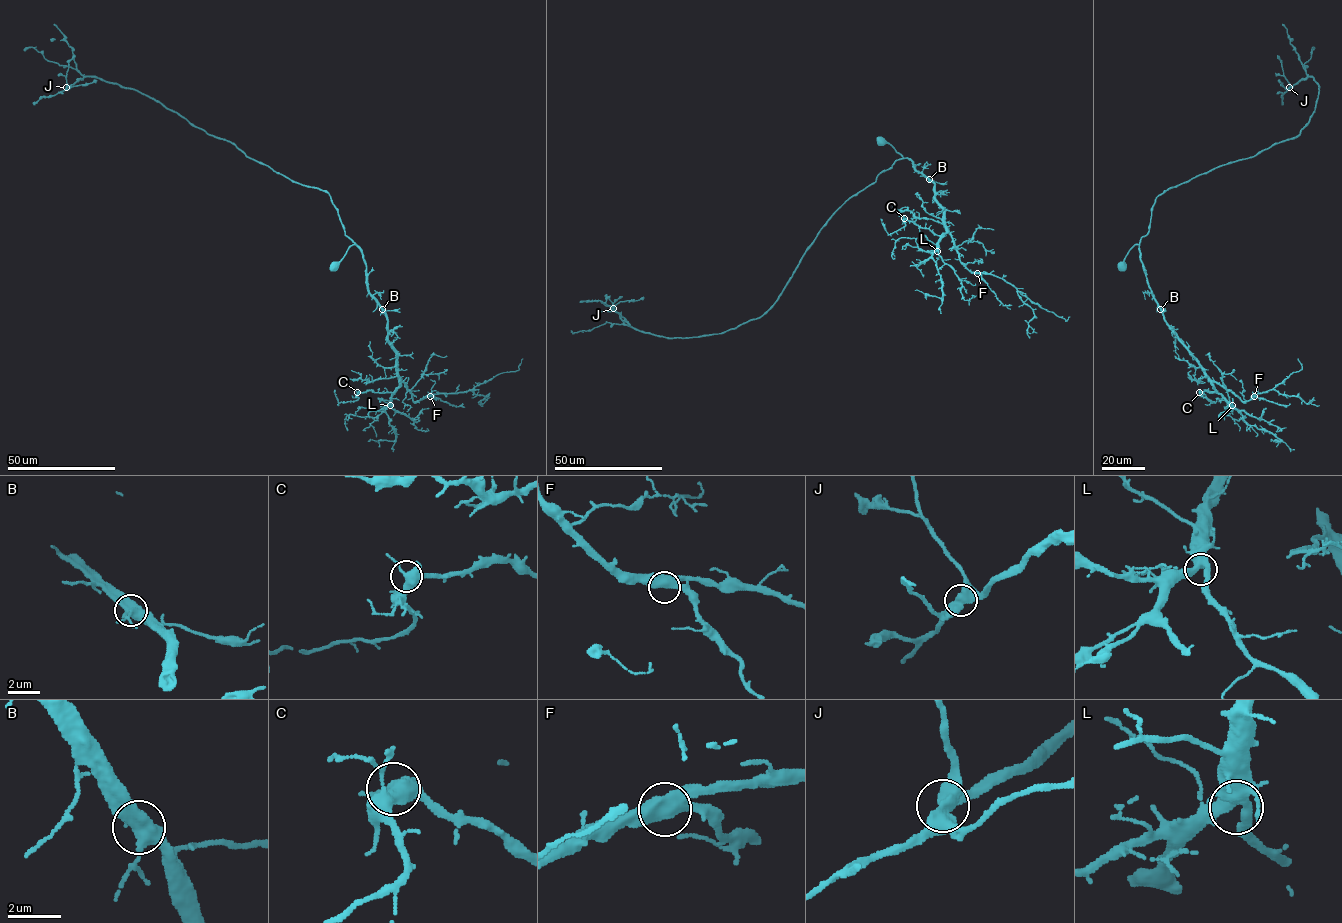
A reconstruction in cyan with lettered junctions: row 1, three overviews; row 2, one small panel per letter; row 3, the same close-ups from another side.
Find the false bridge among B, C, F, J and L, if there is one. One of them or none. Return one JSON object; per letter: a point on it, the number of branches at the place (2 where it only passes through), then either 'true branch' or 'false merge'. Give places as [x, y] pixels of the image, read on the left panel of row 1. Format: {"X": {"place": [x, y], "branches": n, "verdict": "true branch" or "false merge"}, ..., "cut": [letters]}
{"B": {"place": [382, 309], "branches": 3, "verdict": "true branch"}, "C": {"place": [357, 392], "branches": 3, "verdict": "true branch"}, "F": {"place": [430, 396], "branches": 3, "verdict": "true branch"}, "J": {"place": [66, 87], "branches": 3, "verdict": "true branch"}, "L": {"place": [390, 405], "branches": 3, "verdict": "true branch"}, "cut": []}

